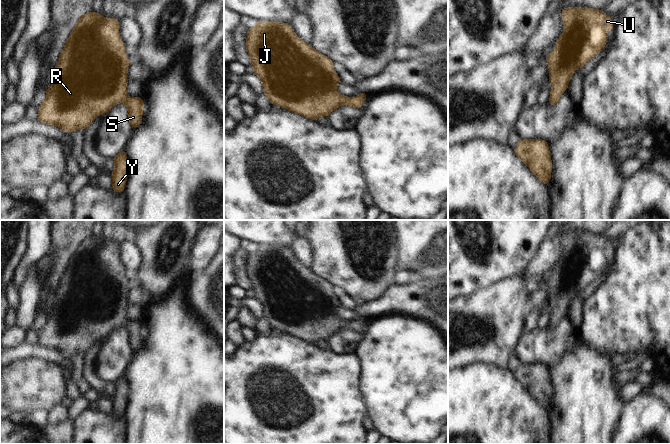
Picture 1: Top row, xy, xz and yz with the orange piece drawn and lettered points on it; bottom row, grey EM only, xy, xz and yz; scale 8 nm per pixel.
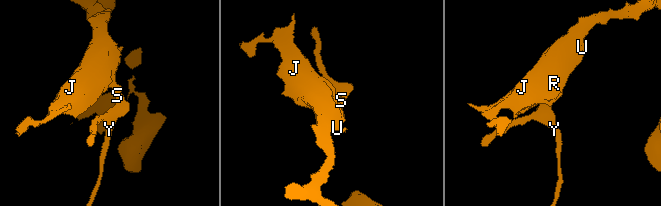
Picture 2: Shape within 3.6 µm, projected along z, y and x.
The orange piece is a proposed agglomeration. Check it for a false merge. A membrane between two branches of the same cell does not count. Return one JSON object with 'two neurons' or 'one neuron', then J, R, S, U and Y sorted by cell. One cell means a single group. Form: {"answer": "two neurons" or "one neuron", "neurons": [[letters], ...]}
{"answer": "one neuron", "neurons": [["J", "R", "S", "U", "Y"]]}

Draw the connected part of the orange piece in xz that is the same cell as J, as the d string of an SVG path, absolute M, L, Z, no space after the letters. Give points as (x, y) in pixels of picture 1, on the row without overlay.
M258 244L254 251L246 254L246 273L254 298L260 302L271 328L315 345L320 340L327 341L343 327L360 333L367 323L363 316L350 322L338 318L336 310L342 305L333 293L334 285L300 264L290 248Z

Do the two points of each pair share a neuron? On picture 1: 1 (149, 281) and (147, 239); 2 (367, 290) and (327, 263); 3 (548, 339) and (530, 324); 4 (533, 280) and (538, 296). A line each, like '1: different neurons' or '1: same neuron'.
1: same neuron
2: same neuron
3: different neurons
4: different neurons

